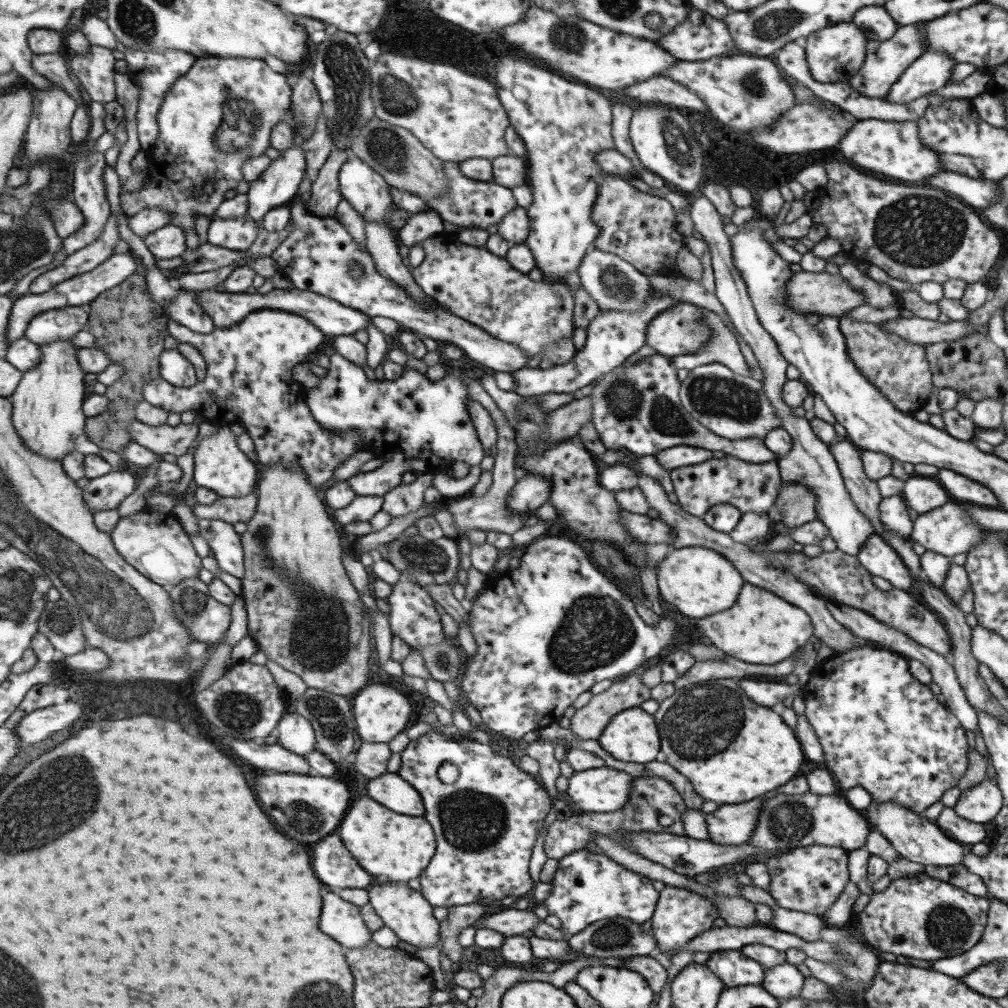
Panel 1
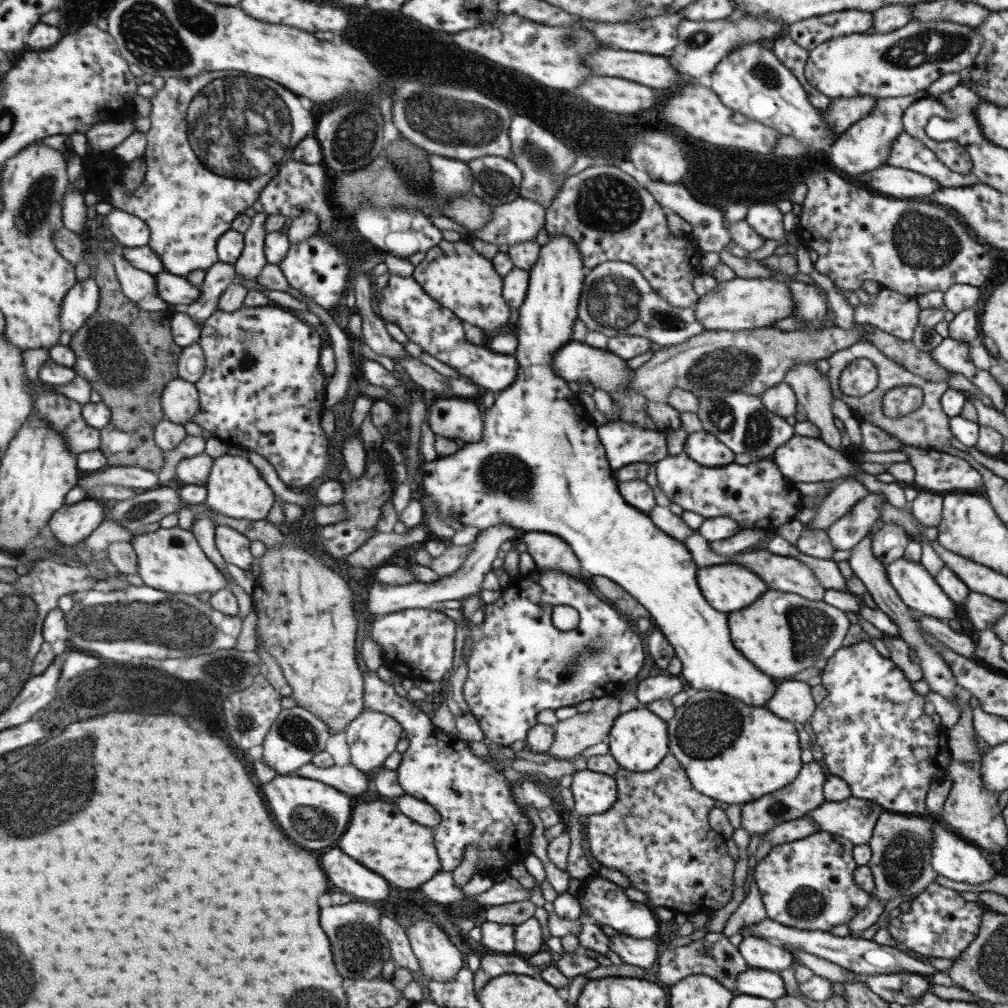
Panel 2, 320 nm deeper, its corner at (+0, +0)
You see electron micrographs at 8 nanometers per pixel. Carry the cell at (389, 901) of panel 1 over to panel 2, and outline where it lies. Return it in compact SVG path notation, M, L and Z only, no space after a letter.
M417 919L407 932L425 978L435 982L452 980L463 966L463 958L447 936L427 919Z

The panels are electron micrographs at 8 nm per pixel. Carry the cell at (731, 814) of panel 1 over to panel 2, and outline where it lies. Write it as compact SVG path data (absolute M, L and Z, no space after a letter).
M814 760L809 763L802 763L798 772L797 778L789 786L785 786L783 790L771 792L767 796L761 796L759 800L753 800L753 802L741 806L740 827L743 827L750 836L752 834L763 835L783 821L792 821L801 818L824 802L822 786L827 773L821 763Z

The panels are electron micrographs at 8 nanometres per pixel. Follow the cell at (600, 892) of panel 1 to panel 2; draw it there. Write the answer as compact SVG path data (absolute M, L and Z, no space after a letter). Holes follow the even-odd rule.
M598 873L579 881L584 892L583 902L579 902L580 915L577 918L582 924L580 933L576 935L579 946L587 948L587 950L593 950L597 954L605 955L609 941L608 936L601 931L600 926L604 924L634 939L649 939L657 932L657 918L653 909L647 904L631 901L623 893L623 888L601 877ZM583 908L587 910L588 915L585 915Z

